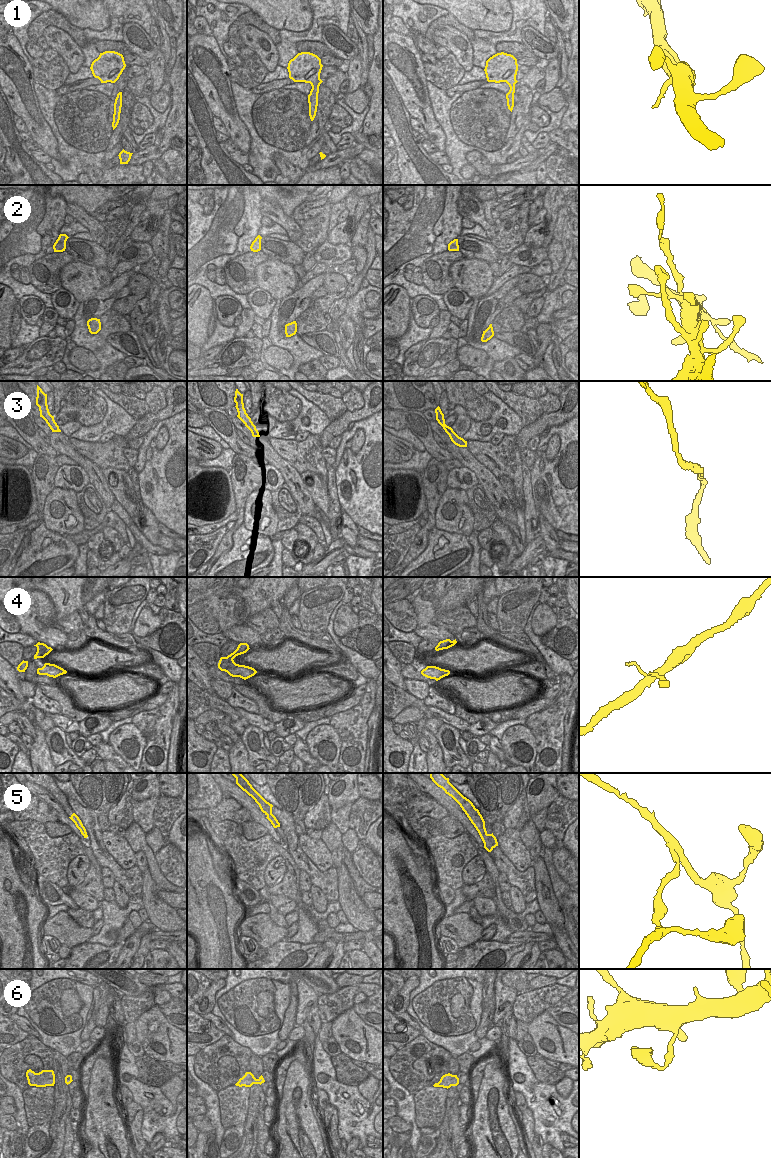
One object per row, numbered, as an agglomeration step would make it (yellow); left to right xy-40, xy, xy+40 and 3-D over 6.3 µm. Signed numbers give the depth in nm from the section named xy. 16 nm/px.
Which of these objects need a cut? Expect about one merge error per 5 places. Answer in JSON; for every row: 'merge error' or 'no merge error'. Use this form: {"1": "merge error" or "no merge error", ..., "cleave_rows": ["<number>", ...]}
{"1": "no merge error", "2": "merge error", "3": "no merge error", "4": "merge error", "5": "merge error", "6": "no merge error", "cleave_rows": ["2", "4", "5"]}

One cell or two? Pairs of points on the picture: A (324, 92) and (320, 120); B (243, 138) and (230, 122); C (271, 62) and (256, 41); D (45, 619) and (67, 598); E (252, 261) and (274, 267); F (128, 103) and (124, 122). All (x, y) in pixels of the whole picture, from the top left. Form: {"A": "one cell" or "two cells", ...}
{"A": "one cell", "B": "one cell", "C": "one cell", "D": "one cell", "E": "two cells", "F": "one cell"}

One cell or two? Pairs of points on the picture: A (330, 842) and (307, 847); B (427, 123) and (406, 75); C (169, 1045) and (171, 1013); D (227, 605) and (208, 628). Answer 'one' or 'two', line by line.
A: two
B: one
C: two
D: two

